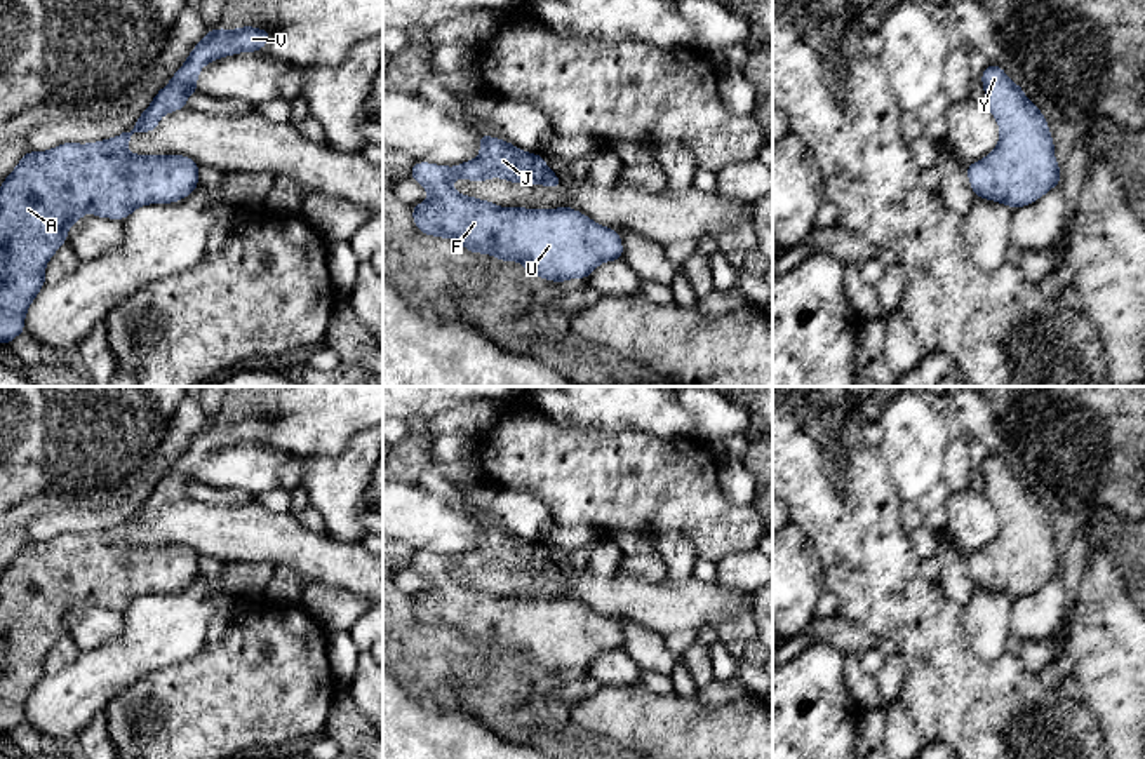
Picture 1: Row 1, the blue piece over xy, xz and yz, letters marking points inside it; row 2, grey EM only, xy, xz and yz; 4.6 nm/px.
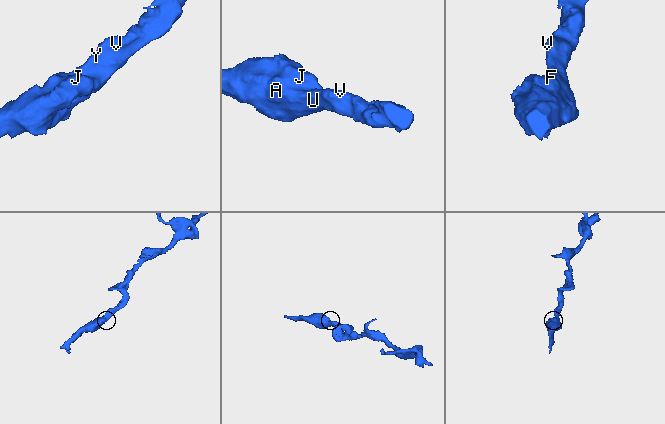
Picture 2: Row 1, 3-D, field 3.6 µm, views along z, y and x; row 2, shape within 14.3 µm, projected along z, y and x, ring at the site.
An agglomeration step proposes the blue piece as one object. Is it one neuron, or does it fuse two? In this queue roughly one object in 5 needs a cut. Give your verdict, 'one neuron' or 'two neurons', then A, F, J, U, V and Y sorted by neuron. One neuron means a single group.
one neuron; A F J U V Y

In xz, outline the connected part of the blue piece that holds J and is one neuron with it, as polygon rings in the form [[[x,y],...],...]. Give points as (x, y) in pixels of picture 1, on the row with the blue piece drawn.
[[[487,134],[479,138],[479,144],[477,158],[454,167],[412,164],[409,176],[430,193],[425,202],[412,205],[412,221],[421,233],[458,240],[466,251],[499,261],[519,261],[532,275],[552,282],[588,279],[604,261],[623,259],[619,232],[576,209],[499,207],[458,193],[454,178],[480,183],[501,178],[550,188],[562,185],[541,153],[522,151]]]

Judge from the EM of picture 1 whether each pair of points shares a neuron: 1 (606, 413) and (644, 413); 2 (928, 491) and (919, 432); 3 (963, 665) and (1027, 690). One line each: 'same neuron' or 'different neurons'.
1: same neuron
2: same neuron
3: same neuron

